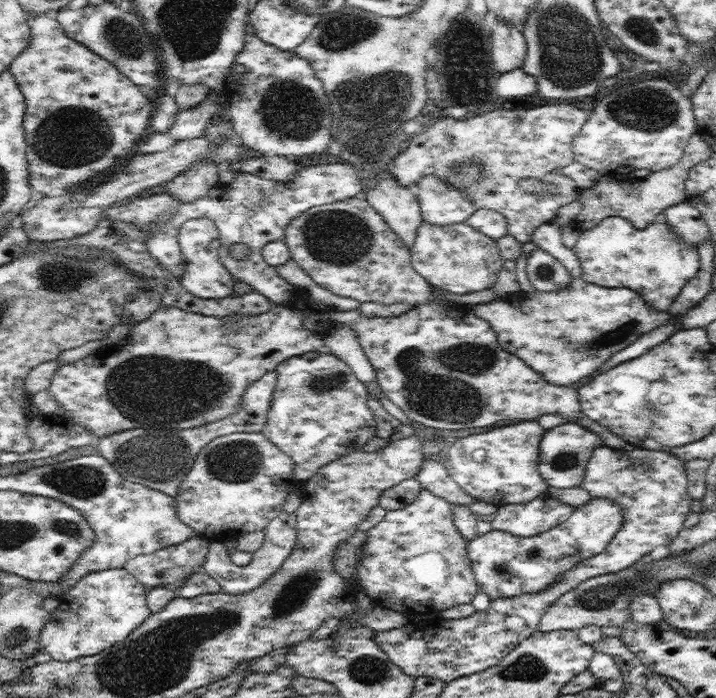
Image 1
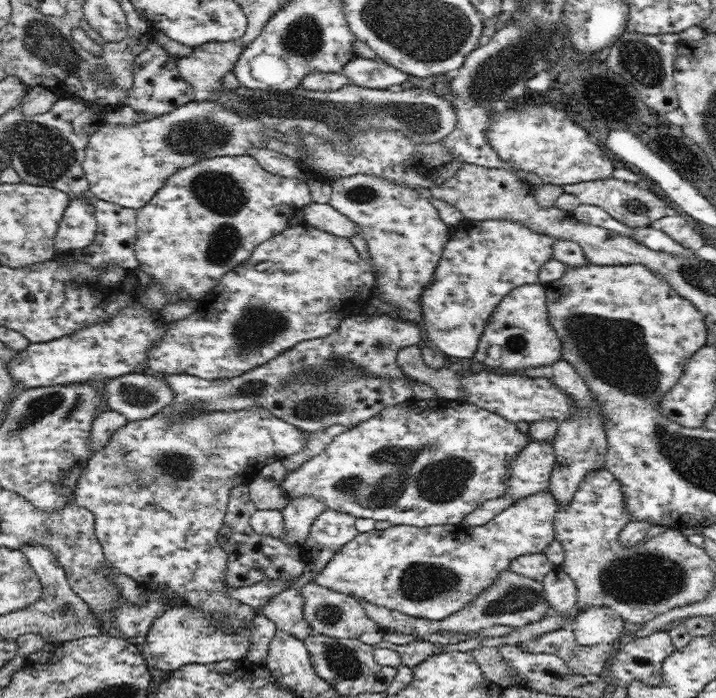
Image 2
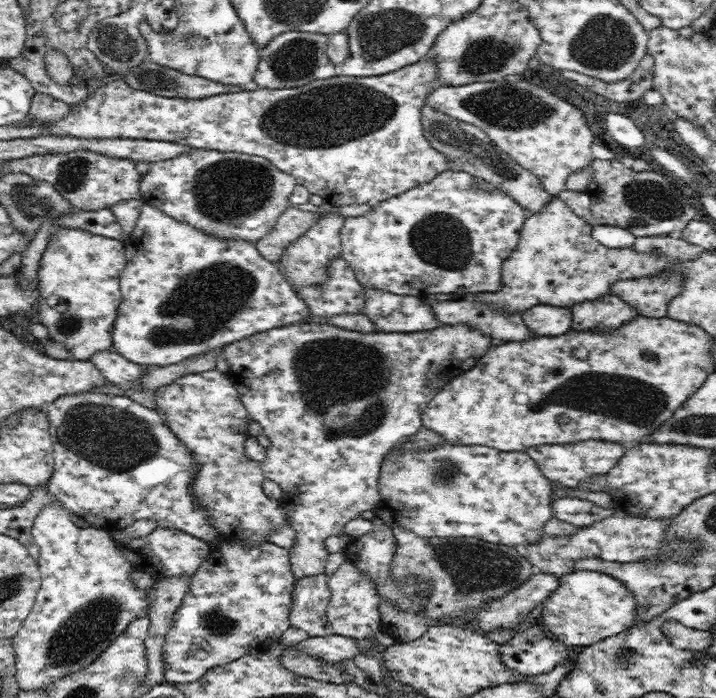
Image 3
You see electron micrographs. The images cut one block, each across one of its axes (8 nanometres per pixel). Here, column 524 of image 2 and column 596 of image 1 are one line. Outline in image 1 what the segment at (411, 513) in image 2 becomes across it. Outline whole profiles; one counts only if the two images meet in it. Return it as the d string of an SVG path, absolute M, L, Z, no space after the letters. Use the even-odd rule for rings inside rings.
M564 422L545 431L540 443L538 462L540 476L552 488L582 486L588 460L592 456L592 451L596 450L598 446L606 446L606 444L595 432L576 422Z

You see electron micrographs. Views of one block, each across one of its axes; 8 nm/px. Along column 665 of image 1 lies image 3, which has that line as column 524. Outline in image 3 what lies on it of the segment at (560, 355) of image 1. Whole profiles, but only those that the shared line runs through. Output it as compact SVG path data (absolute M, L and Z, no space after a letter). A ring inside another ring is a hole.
M539 304L530 307L520 314L524 324L536 334L536 336L560 336L570 330L572 312L568 308L556 308Z

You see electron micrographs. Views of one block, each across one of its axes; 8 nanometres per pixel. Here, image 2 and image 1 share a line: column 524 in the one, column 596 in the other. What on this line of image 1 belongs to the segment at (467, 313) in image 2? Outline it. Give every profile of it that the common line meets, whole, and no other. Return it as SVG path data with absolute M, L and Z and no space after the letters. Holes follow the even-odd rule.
M606 217L598 226L579 233L576 246L572 248L583 268L586 282L591 282L608 288L626 287L635 290L656 310L668 311L676 300L683 286L696 276L700 268L699 250L682 240L666 221L658 219L644 230L638 230L629 220L622 217Z

